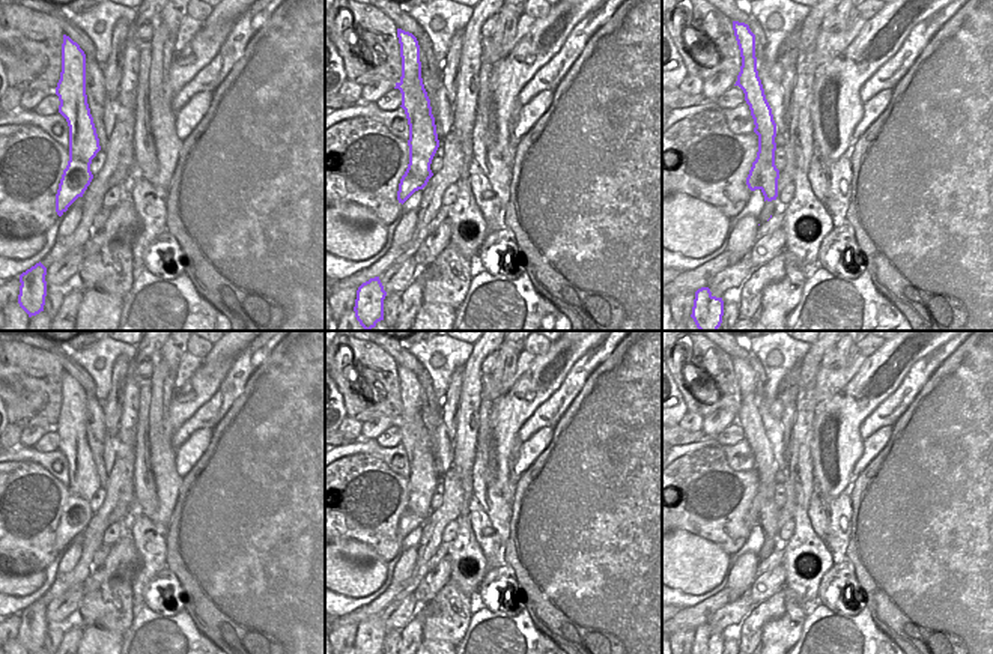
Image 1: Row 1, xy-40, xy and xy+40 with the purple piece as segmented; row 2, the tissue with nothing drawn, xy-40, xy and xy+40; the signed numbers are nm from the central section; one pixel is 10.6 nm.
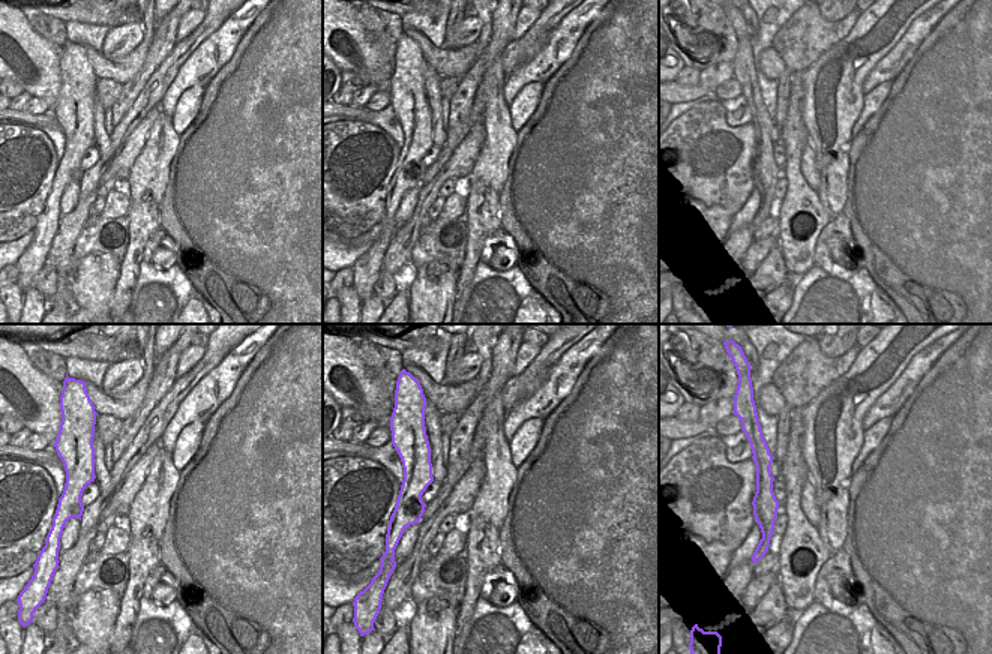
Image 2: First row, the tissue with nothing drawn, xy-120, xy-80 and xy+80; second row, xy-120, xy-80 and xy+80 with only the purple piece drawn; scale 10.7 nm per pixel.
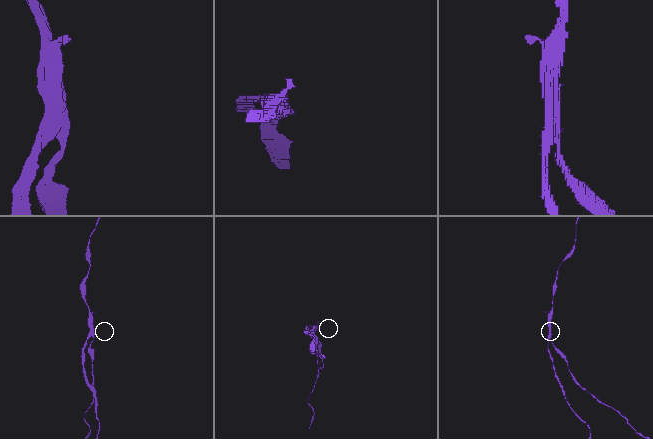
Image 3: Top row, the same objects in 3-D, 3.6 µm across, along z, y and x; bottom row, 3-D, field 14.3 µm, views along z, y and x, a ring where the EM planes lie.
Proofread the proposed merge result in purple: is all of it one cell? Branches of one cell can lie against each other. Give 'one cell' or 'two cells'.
two cells

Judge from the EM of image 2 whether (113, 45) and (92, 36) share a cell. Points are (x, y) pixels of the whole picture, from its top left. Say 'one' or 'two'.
two

